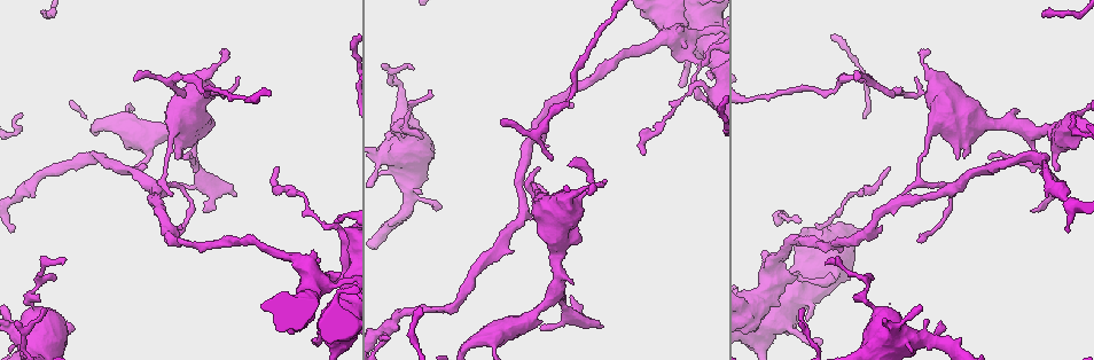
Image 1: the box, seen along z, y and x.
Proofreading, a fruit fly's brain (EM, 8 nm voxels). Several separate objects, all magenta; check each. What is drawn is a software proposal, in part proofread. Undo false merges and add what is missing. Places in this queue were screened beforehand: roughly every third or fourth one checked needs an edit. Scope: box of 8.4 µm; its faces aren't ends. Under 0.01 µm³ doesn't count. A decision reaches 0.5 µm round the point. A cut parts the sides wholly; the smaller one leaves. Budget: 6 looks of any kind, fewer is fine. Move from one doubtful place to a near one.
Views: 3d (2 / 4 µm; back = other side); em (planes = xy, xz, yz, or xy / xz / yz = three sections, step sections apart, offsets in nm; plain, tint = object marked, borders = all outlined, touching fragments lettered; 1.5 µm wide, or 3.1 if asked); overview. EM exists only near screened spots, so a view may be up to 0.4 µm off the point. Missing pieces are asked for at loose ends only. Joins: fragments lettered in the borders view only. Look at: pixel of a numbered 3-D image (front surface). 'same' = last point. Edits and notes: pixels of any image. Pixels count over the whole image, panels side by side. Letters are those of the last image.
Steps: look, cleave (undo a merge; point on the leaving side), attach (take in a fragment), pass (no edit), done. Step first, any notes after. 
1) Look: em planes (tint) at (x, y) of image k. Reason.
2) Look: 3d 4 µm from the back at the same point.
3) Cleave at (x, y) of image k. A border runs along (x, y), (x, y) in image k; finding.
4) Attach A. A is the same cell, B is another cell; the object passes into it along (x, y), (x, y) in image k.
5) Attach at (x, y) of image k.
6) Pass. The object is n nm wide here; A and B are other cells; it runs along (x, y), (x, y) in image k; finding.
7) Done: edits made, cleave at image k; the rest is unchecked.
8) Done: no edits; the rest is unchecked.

Look: em planes (borders) at (929, 54) of image 1. An open end.

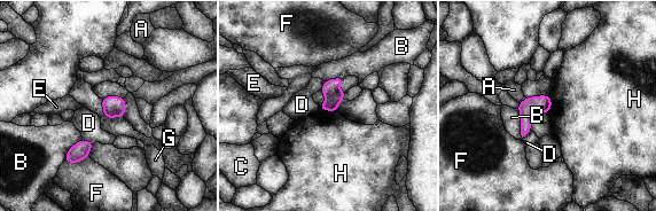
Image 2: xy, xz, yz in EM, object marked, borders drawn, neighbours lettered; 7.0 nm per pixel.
Pass. The longest contact is with B, 220 nm; A, B, C, D, E, F, G and H are other cells; a border runs along (320, 108), (336, 110) in image 2; no lettered fragment goes on from it.

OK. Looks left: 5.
Look: em yz step 4 (tint) at (134, 79) of image 1. Branch stops here.

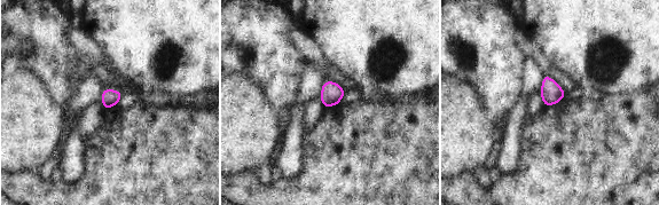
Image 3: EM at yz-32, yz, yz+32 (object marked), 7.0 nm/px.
Look: em xy step 4 (tint) at the same point. Another direction.

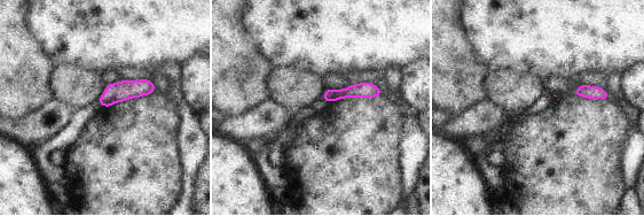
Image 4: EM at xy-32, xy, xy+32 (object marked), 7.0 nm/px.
Look: em xy step 4 (borders) at the same point.

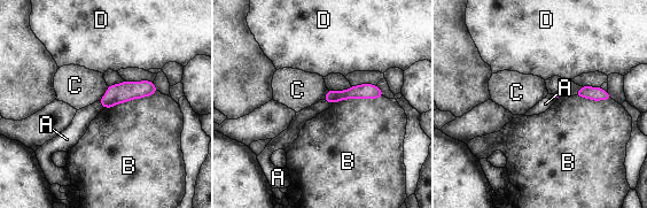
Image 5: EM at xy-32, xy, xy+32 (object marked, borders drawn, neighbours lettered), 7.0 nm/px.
Pass. A, B, C and D are other cells; it runs along (379, 92), (352, 92), (327, 98) in image 5; none of them fits.

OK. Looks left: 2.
Look: em xy step 8 (tint) at (712, 62) of image 1. Thick turns thin.

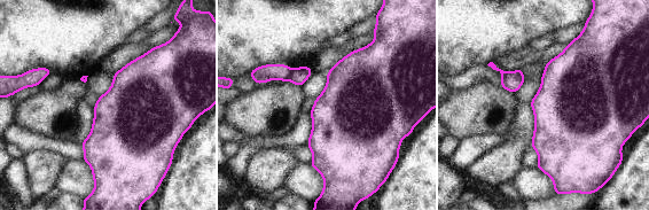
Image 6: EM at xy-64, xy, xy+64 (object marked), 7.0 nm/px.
Look: em planes (borders) at the same point. Another direction.

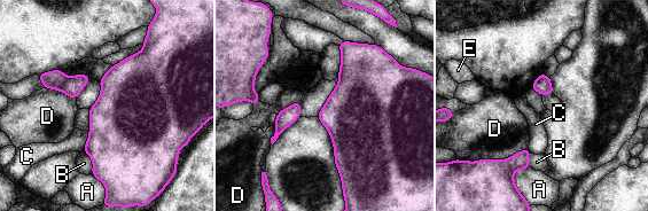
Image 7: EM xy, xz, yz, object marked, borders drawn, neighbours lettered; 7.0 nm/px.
Cleave at (54, 79) of image 7. The object is 550 nm wide here; A, B, C, D and E are other cells; a border runs along (69, 77), (59, 90) in image 7; a second neuron is stuck on.

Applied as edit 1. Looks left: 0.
Done: edits made, cleave at image 7; the rest is unchecked.

